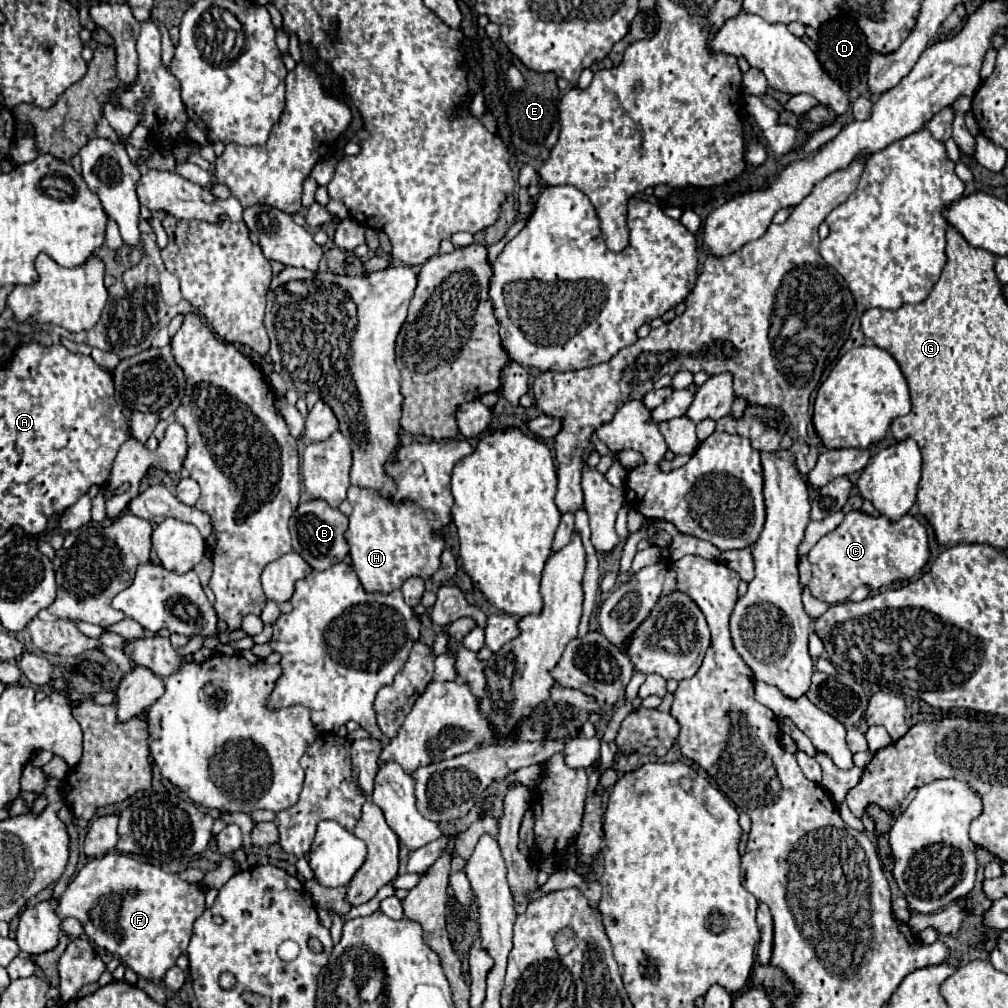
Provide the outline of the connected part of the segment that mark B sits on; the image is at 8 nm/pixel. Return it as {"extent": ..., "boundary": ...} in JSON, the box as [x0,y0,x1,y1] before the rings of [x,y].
{"extent":[289,498,349,570],"boundary":[[[315,498],[301,502],[293,516],[289,518],[289,530],[293,536],[293,550],[313,568],[313,570],[325,570],[349,554],[349,544],[345,540],[345,530],[347,530],[347,516],[331,508],[325,500]]]}

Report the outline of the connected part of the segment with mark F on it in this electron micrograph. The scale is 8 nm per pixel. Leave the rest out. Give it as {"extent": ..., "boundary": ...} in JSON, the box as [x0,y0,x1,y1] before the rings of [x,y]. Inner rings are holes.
{"extent":[53,852,205,982],"boundary":[[[109,852],[89,860],[79,870],[79,874],[69,882],[65,892],[55,902],[53,910],[61,918],[77,918],[91,942],[111,954],[117,954],[135,974],[161,982],[165,972],[175,964],[177,956],[187,952],[193,922],[205,912],[205,890],[201,884],[189,884],[181,880],[179,874],[167,874],[157,866],[141,864],[119,852]]]}

